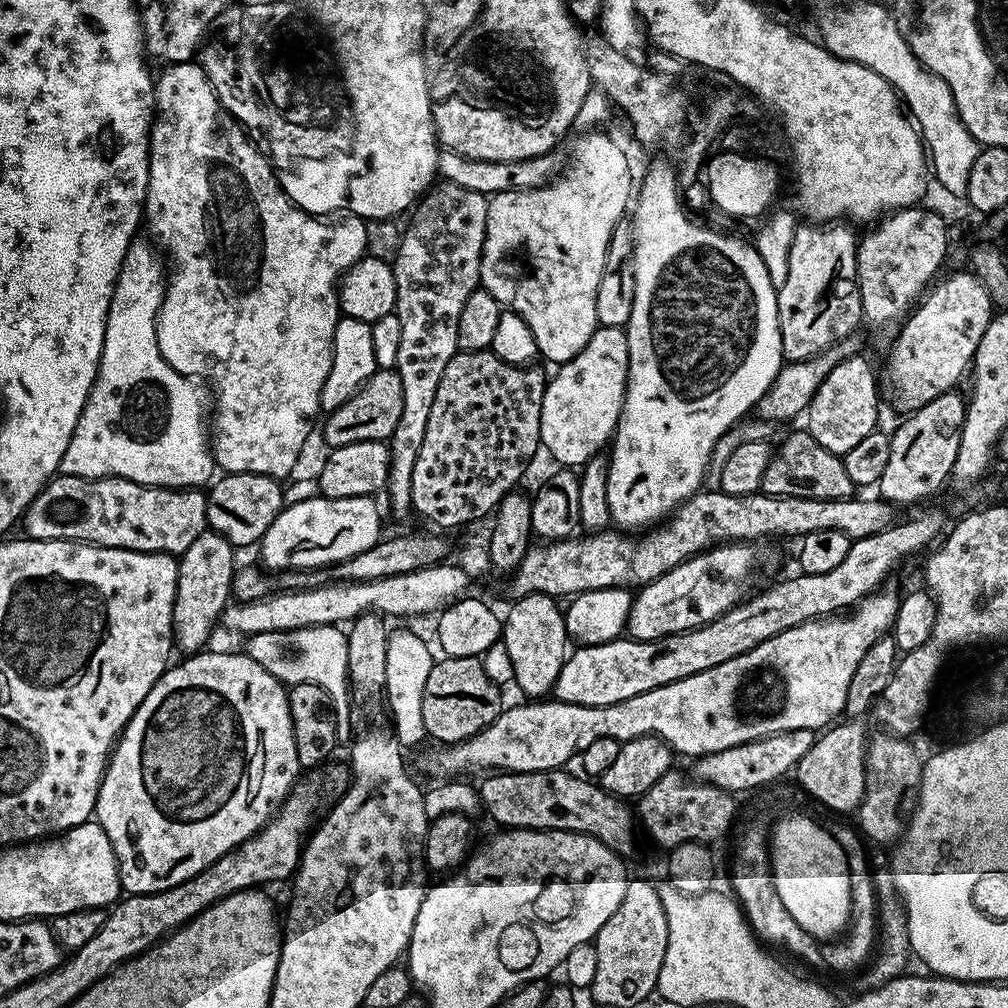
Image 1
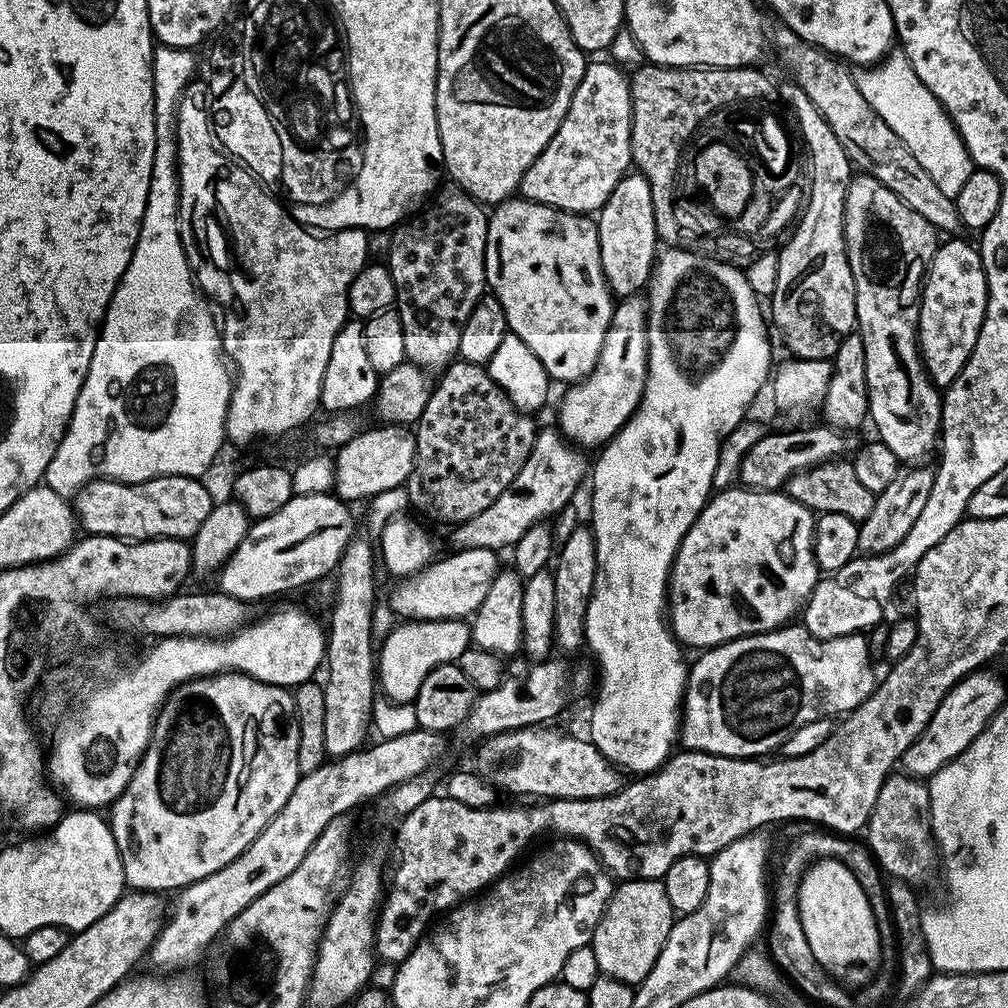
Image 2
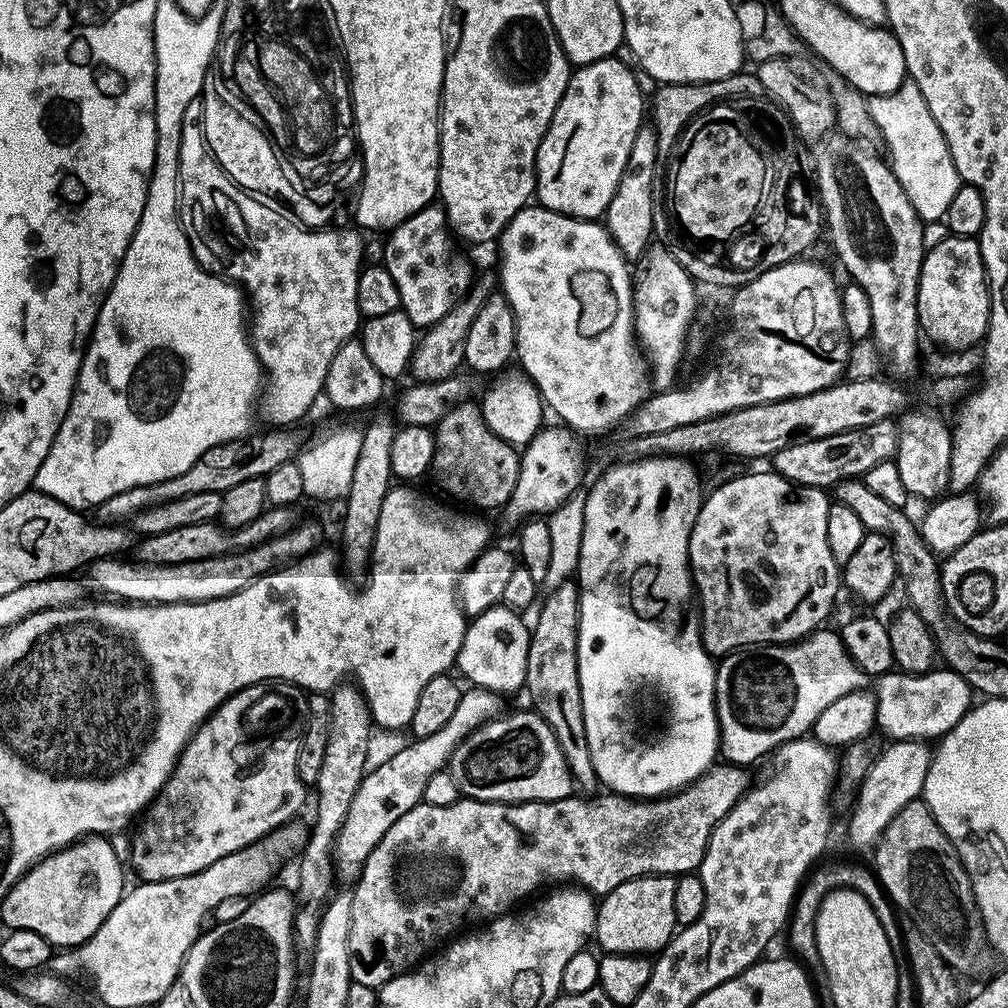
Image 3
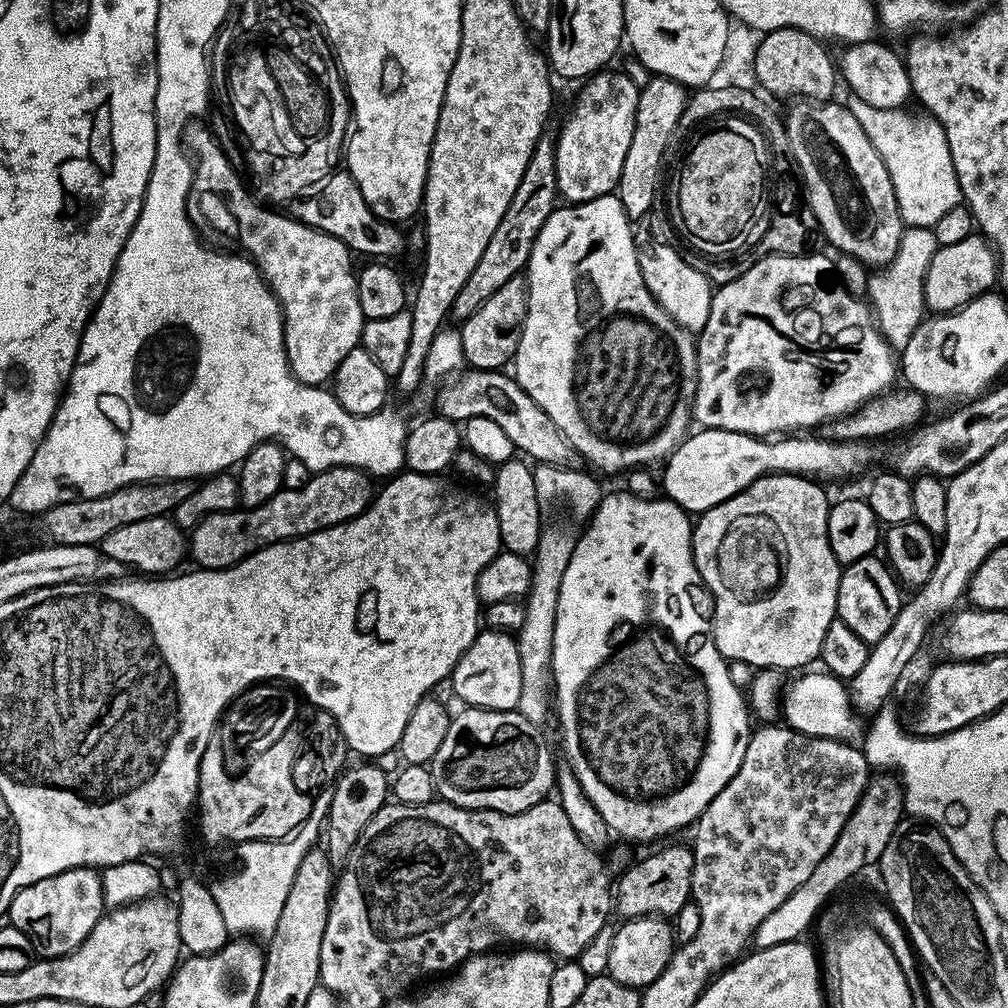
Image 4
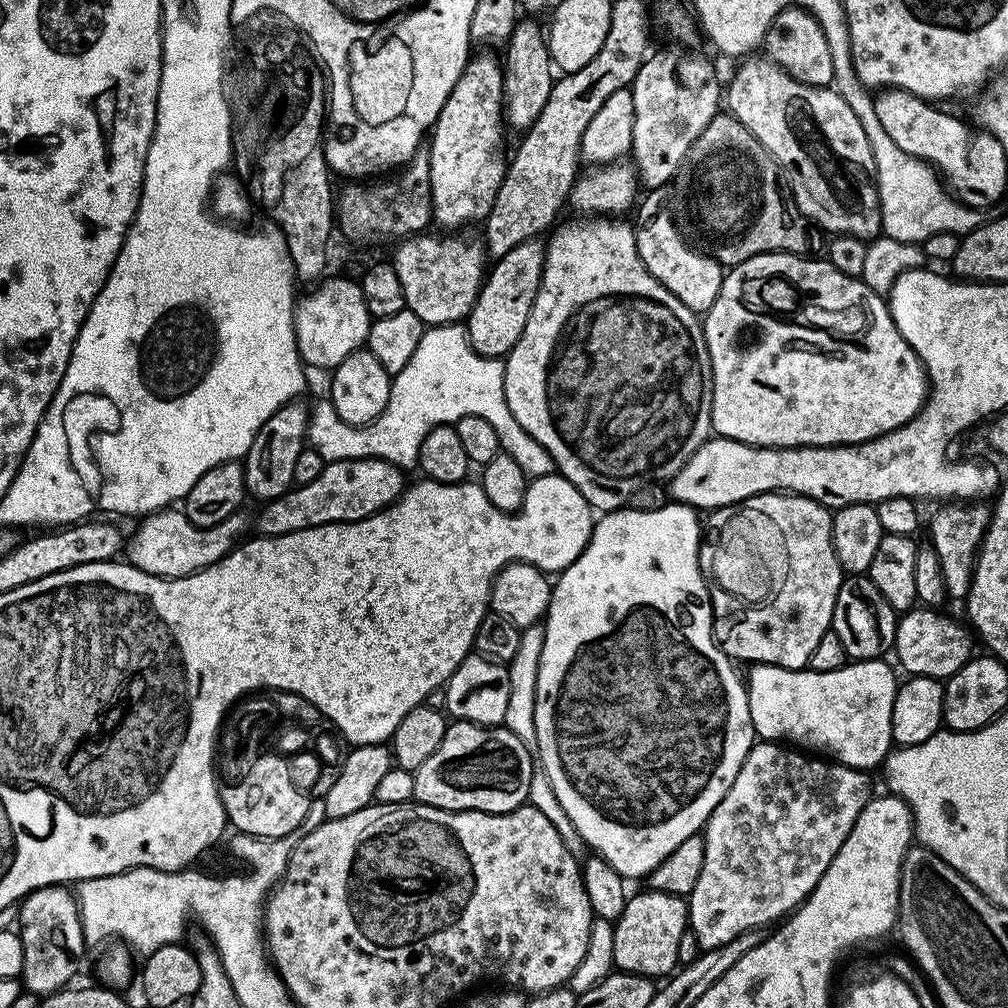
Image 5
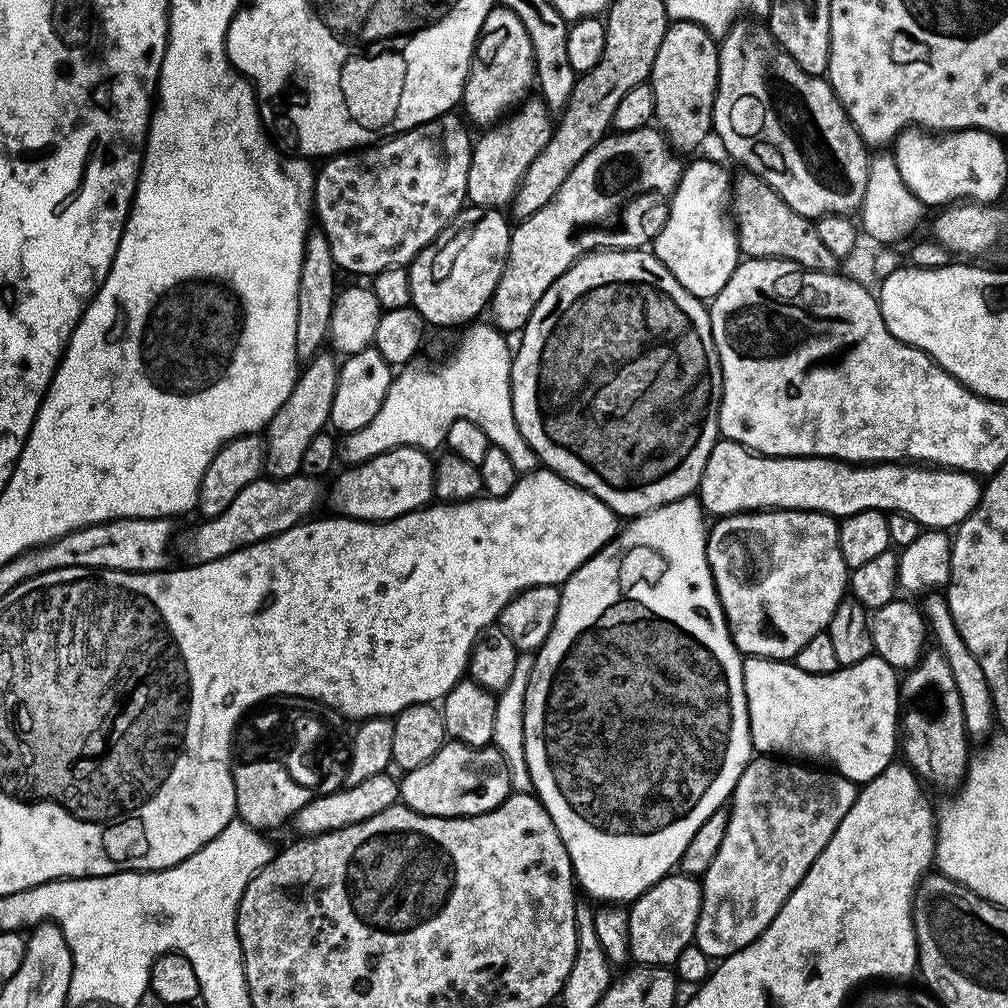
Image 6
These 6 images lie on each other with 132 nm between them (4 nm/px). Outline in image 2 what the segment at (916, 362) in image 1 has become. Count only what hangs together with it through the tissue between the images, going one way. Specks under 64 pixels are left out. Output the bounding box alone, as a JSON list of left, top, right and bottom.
[918,238,988,386]

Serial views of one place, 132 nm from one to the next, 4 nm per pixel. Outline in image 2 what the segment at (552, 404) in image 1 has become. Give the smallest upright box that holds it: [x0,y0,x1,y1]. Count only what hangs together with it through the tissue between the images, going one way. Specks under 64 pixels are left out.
[559,295,648,449]

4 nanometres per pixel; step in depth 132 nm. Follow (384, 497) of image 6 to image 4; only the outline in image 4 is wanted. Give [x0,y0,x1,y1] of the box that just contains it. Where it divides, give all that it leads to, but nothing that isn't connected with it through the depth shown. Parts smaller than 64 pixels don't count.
[188,468,374,569]

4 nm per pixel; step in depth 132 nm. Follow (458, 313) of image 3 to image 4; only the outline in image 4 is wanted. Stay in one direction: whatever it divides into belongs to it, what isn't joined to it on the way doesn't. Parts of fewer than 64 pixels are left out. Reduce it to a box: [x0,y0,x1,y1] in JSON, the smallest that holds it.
[451,134,557,322]

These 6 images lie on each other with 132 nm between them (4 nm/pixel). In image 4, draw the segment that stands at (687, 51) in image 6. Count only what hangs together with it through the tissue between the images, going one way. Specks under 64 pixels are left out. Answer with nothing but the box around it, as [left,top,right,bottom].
[618,75,689,222]

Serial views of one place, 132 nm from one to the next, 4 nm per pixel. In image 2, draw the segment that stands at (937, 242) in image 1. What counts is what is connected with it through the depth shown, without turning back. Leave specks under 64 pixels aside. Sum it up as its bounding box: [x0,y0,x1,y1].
[844,174,942,466]

